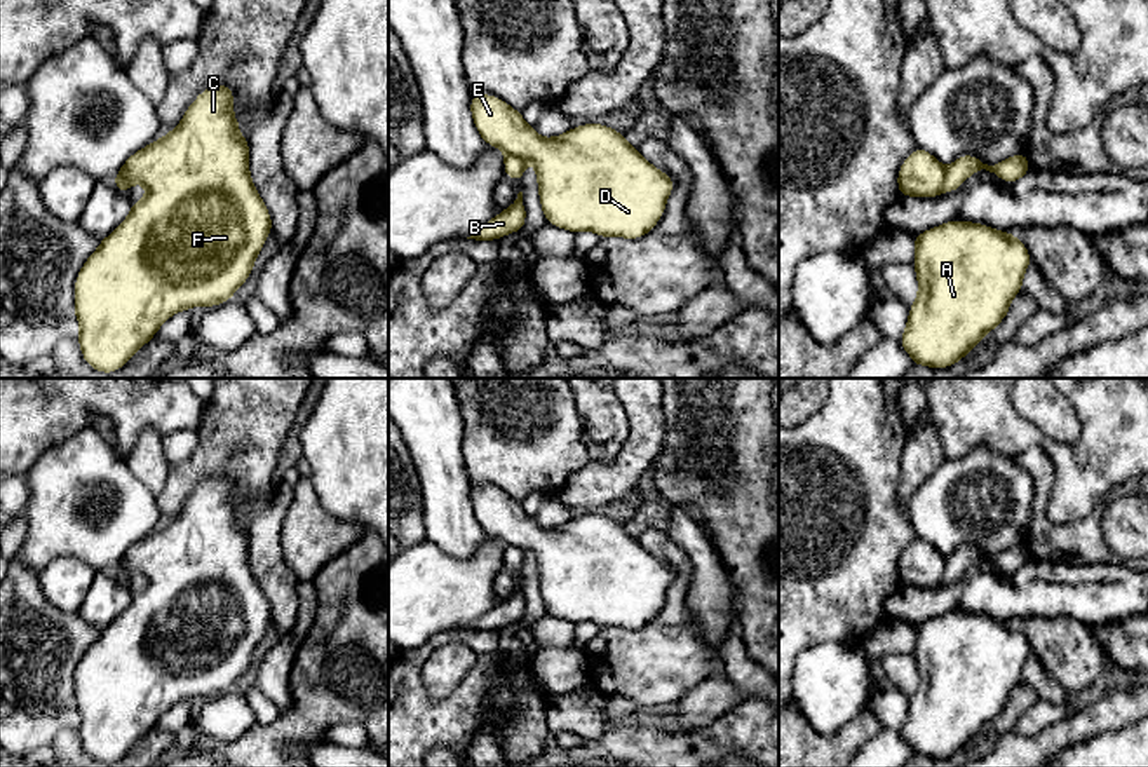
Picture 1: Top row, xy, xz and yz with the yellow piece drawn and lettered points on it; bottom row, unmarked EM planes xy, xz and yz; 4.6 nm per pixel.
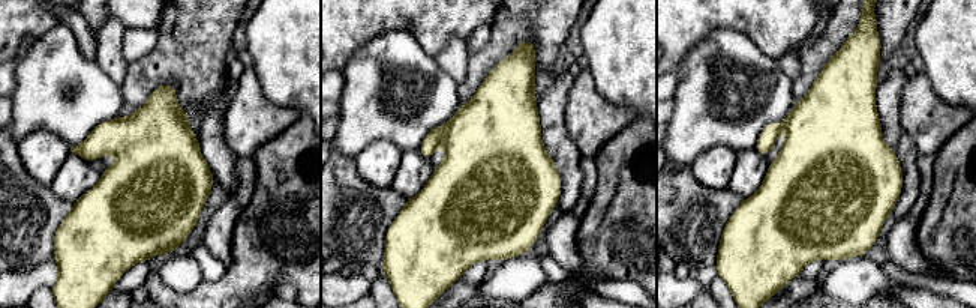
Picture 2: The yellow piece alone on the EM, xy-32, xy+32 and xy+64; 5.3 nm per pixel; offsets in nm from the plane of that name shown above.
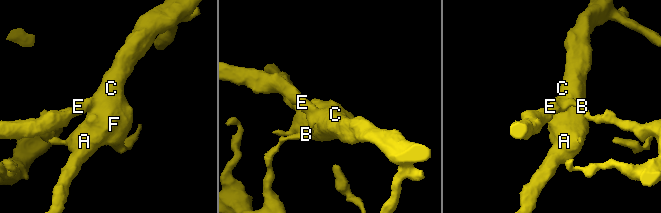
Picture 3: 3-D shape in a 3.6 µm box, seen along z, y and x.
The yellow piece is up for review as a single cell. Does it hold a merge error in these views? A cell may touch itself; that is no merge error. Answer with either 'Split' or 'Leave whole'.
Split

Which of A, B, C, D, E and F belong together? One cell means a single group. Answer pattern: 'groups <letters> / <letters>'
groups A C D E F / B

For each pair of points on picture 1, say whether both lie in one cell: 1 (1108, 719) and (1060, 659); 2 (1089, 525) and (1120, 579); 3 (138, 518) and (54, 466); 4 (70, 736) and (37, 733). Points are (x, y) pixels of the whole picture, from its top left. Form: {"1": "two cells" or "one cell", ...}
{"1": "two cells", "2": "two cells", "3": "one cell", "4": "two cells"}

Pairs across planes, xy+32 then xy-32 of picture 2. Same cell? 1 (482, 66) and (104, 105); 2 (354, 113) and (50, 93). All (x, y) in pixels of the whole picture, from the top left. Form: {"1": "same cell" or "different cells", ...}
{"1": "different cells", "2": "same cell"}

